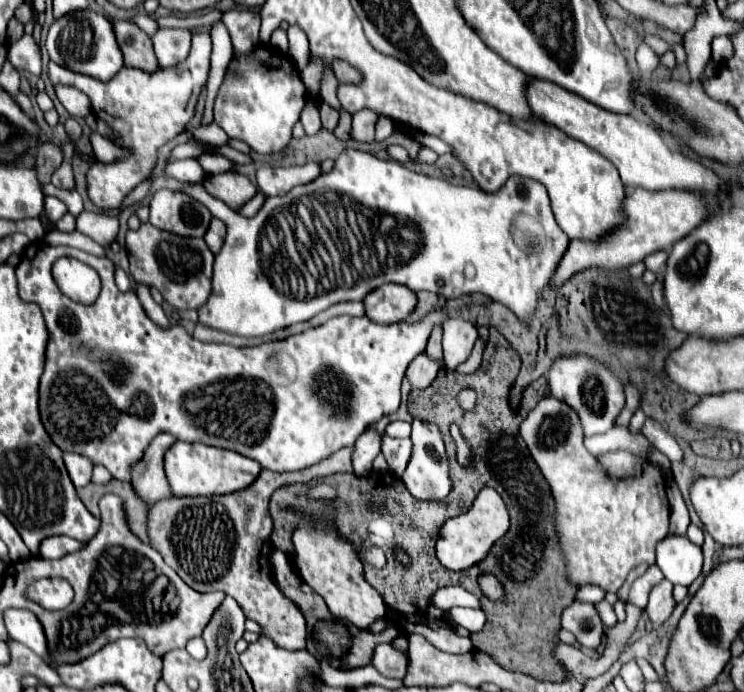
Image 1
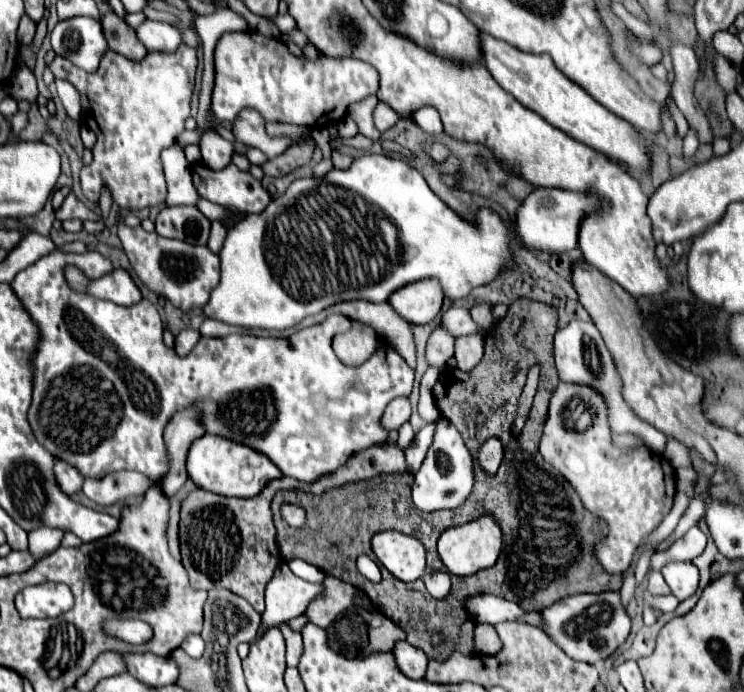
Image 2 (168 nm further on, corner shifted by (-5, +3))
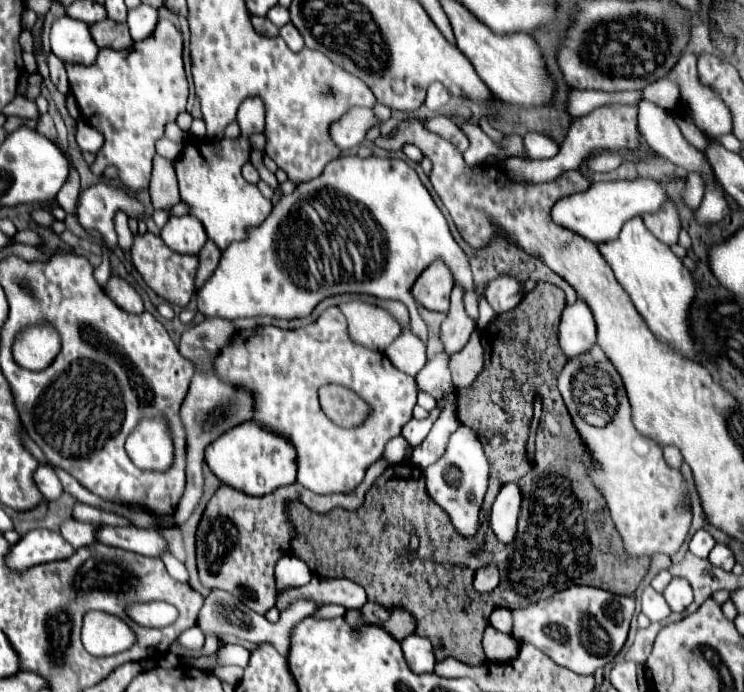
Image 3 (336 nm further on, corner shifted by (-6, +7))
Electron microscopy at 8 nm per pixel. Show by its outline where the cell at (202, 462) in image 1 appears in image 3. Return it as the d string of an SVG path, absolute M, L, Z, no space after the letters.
M241 423L233 427L229 433L221 435L205 449L205 461L211 471L221 479L221 483L239 489L253 497L263 497L273 493L277 487L295 483L297 477L297 459L295 447L283 435L261 427L261 423Z

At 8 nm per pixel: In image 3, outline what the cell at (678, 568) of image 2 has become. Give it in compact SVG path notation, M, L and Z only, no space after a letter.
M675 577L665 587L663 597L665 597L665 601L667 601L667 605L671 607L673 613L681 613L681 611L685 611L691 605L691 601L693 601L693 589L691 589L691 585L685 579L677 579Z

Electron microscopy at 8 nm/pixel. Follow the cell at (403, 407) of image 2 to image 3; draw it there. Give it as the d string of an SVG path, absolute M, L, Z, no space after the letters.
M441 351L433 359L427 361L427 365L417 375L417 387L431 393L433 397L441 397L445 391L449 391L451 385L451 371L449 371L449 359L451 355Z

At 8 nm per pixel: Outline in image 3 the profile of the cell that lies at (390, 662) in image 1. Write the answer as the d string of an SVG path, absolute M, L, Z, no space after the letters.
M409 635L401 641L403 655L407 665L413 673L431 673L435 667L435 655L433 645L427 637L421 635Z

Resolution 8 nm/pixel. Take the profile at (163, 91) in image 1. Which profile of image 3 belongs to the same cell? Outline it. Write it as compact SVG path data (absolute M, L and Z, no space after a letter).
M159 19L153 33L129 49L101 49L97 61L89 67L67 65L71 93L77 97L81 113L105 137L105 145L91 165L95 175L103 175L105 167L115 165L119 179L133 193L149 187L155 141L163 137L165 125L185 111L187 103L189 91L181 53L183 39L179 29L171 21Z

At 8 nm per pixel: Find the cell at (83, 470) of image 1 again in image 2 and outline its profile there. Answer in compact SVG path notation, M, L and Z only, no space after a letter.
M56 461L56 481L60 483L60 487L64 487L64 491L68 491L70 495L78 493L84 485L84 475L80 475L80 471L76 467L72 467L66 461Z

